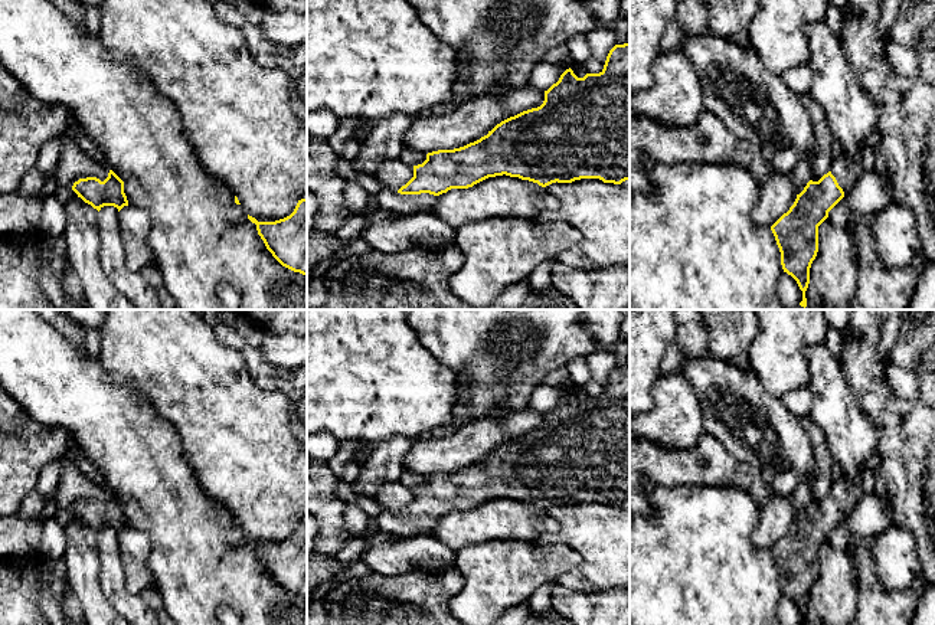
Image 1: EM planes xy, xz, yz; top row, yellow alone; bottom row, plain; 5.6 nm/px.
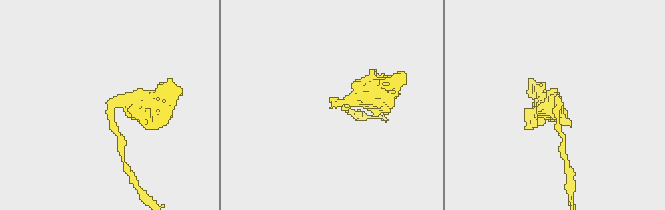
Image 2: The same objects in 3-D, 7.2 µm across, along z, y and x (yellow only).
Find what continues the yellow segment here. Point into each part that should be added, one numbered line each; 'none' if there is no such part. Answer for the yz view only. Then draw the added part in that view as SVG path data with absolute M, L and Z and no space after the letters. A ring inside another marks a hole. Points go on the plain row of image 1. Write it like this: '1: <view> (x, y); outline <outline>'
1: yz (846, 493); outline M836 472L831 482L831 497L836 500L838 508L844 516L850 514L863 491L859 484L849 481L843 474Z

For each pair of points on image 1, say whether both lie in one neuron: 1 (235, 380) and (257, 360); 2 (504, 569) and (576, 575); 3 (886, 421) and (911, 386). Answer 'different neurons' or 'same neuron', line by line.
1: different neurons
2: different neurons
3: different neurons

